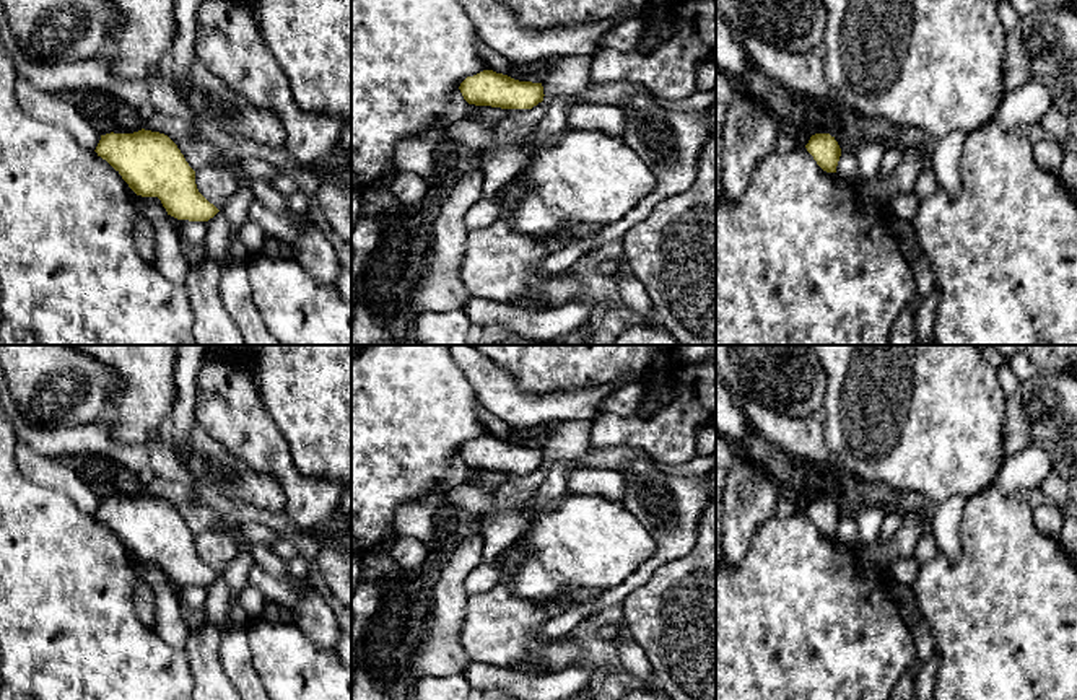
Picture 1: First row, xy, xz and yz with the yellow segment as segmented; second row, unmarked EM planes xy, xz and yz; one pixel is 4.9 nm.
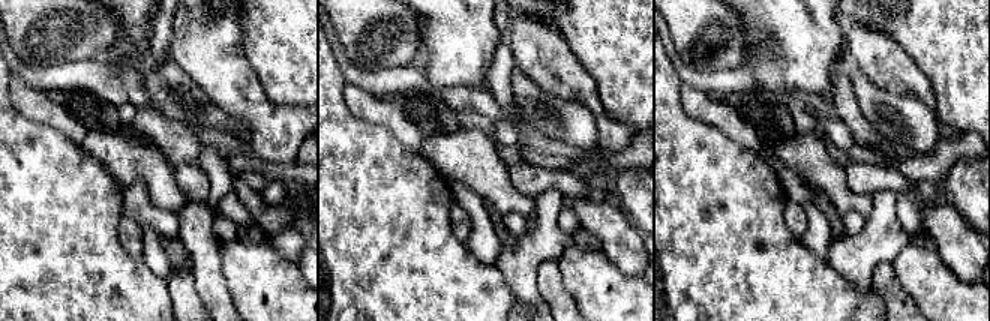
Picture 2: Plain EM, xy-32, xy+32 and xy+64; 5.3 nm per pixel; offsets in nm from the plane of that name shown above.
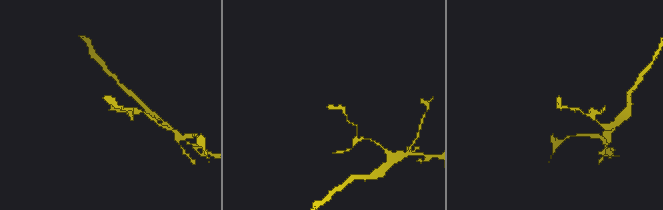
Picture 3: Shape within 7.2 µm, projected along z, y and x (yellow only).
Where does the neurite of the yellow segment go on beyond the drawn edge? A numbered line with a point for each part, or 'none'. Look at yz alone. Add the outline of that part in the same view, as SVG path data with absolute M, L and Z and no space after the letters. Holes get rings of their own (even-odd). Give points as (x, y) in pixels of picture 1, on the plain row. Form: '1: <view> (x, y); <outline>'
none

